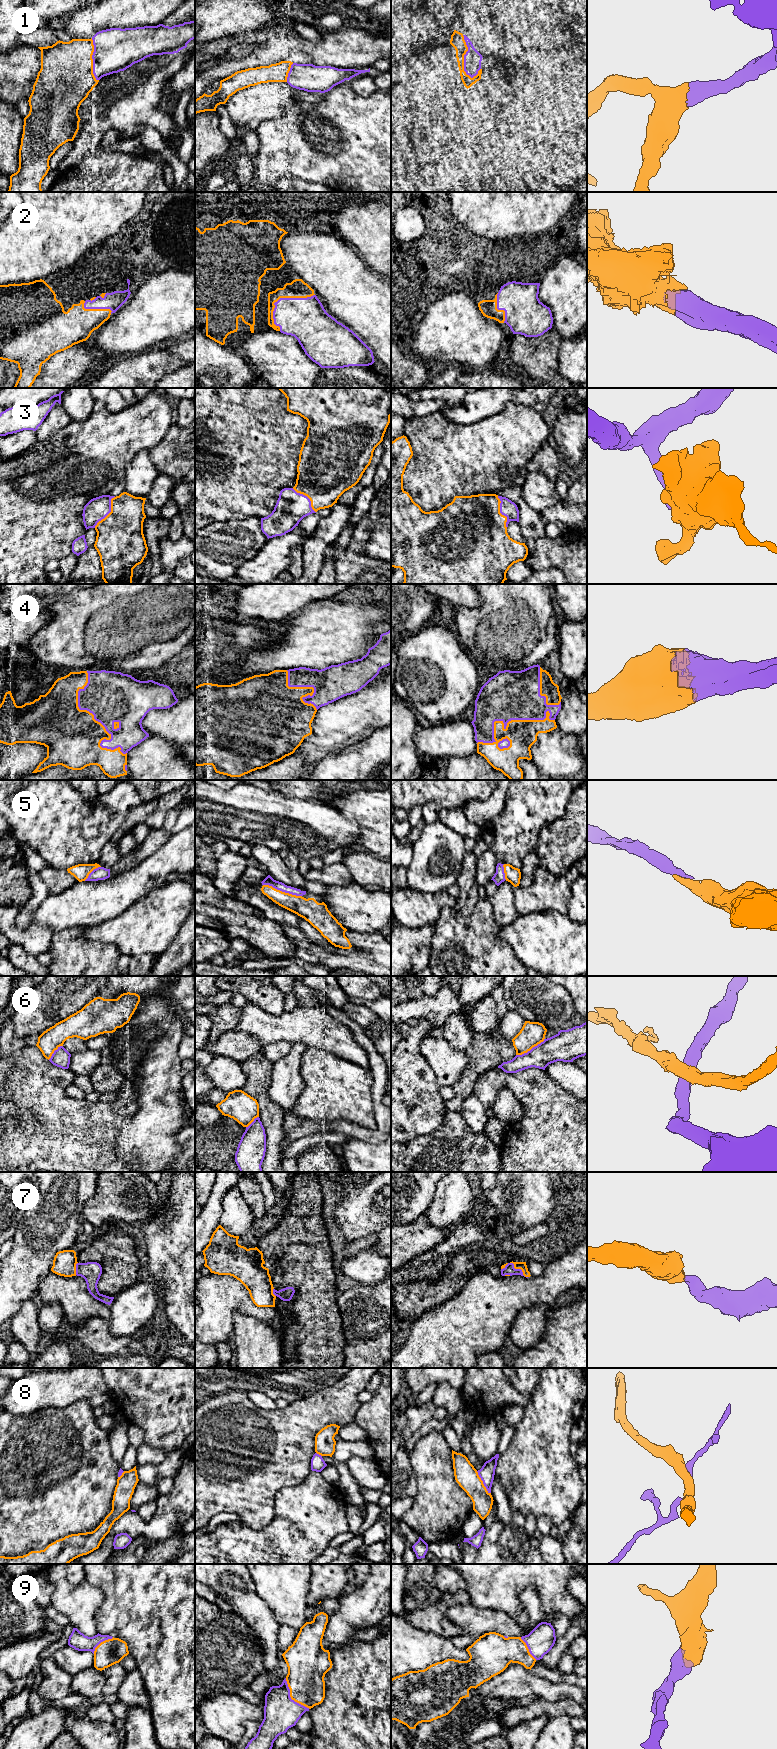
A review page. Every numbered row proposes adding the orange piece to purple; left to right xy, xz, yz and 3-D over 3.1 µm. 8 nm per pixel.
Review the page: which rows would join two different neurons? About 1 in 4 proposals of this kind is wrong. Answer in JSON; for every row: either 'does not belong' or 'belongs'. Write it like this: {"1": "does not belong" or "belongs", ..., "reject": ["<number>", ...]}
{"1": "belongs", "2": "belongs", "3": "belongs", "4": "belongs", "5": "belongs", "6": "does not belong", "7": "belongs", "8": "does not belong", "9": "belongs", "reject": ["6", "8"]}

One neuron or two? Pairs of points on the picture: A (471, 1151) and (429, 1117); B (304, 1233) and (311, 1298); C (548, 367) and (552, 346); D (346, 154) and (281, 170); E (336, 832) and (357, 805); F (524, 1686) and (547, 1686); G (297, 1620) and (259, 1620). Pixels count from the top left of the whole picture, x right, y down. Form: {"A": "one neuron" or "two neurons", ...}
{"A": "two neurons", "B": "one neuron", "C": "one neuron", "D": "one neuron", "E": "two neurons", "F": "one neuron", "G": "two neurons"}

